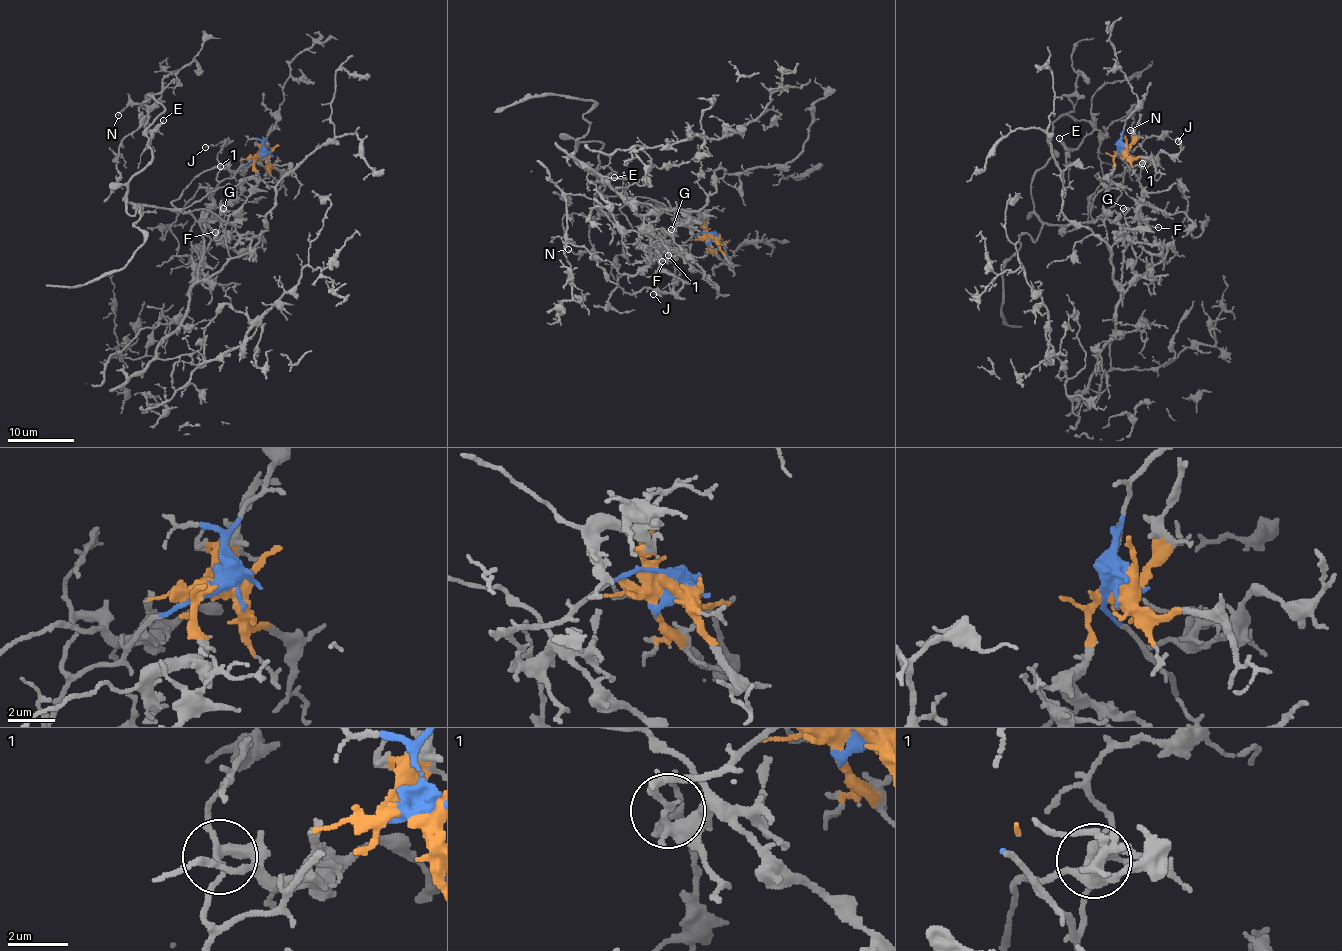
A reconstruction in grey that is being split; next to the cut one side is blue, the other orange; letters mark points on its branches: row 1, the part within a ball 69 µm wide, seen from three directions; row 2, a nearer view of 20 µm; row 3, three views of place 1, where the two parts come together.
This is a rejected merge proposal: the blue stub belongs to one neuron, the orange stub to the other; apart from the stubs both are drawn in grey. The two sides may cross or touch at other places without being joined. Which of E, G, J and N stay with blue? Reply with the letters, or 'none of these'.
J

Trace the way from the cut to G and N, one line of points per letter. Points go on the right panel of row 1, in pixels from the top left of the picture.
G: (1123, 150), (1115, 157), (1110, 184), (1099, 192), (1091, 217), (1121, 225), (1132, 219), (1124, 218), (1124, 208)
N: (1123, 150), (1091, 220), (1045, 224), (1031, 184), (1053, 123), (1068, 114), (1102, 130), (1129, 116), (1131, 129)

